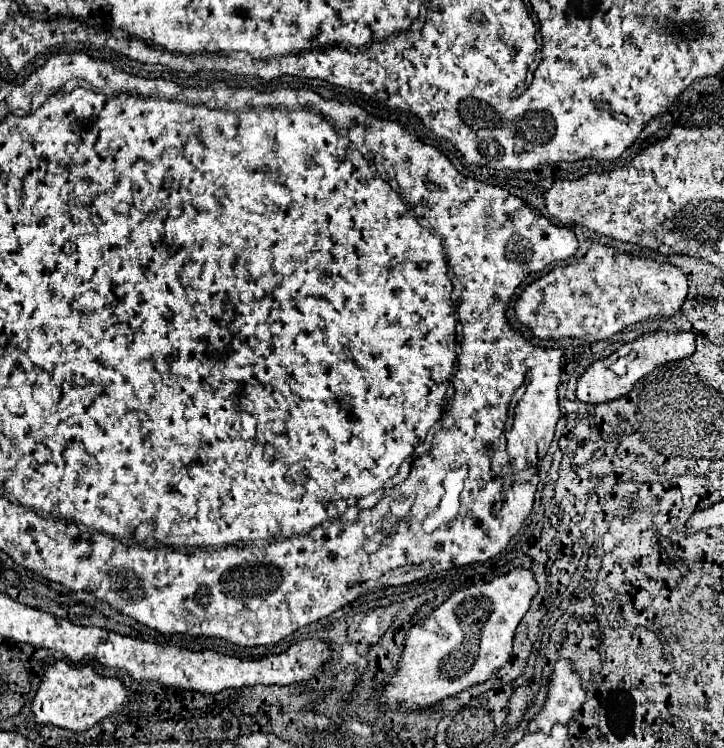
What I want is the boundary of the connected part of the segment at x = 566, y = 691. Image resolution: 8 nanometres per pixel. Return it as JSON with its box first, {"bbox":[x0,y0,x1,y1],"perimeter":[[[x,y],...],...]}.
{"bbox":[531,660,585,732],"perimeter":[[[559,660],[555,664],[555,672],[551,678],[547,702],[539,716],[531,720],[531,732],[545,732],[553,728],[553,724],[567,724],[571,716],[583,706],[585,690],[581,686],[581,678],[573,672],[569,660]]]}

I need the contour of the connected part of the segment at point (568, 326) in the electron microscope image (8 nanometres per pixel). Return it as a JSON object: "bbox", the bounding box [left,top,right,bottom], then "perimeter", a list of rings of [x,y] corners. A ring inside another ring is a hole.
{"bbox":[515,242,687,344],"perimeter":[[[595,242],[585,258],[577,260],[575,266],[561,266],[553,272],[541,276],[533,284],[529,284],[519,300],[515,302],[515,320],[527,326],[533,338],[539,340],[561,340],[561,338],[581,338],[589,344],[605,340],[635,322],[643,322],[649,318],[673,318],[687,296],[687,278],[677,266],[663,264],[649,258],[633,258],[621,250],[607,248],[605,244]]]}

